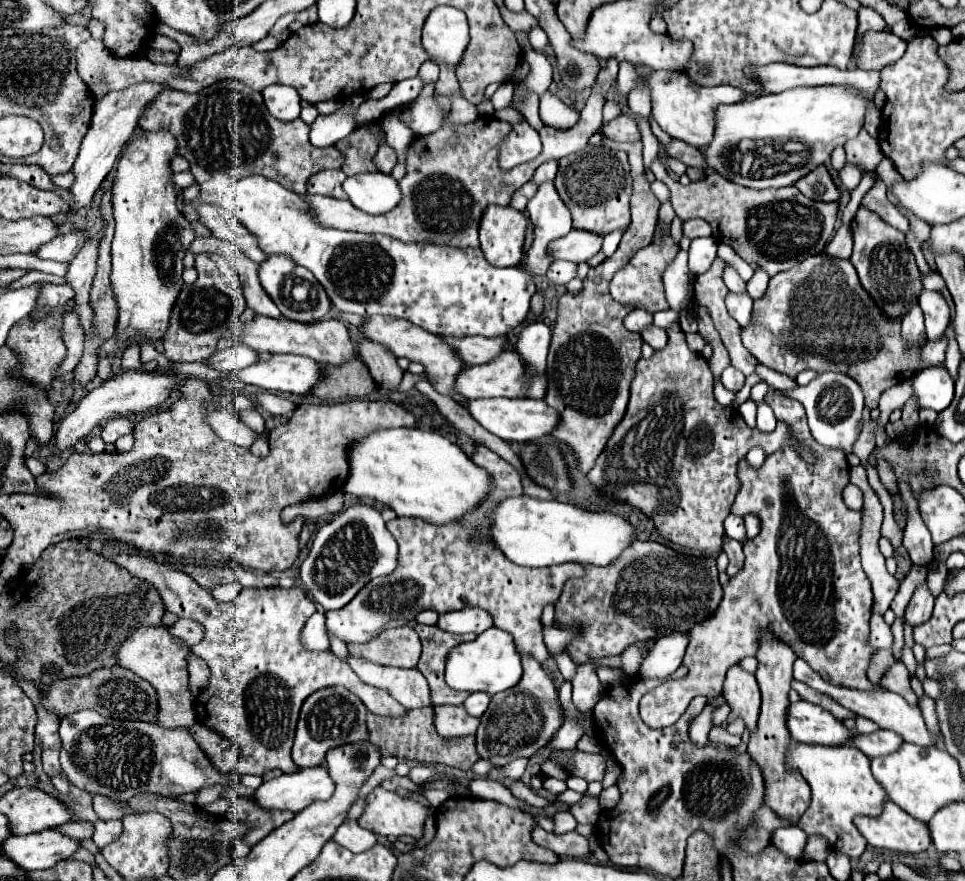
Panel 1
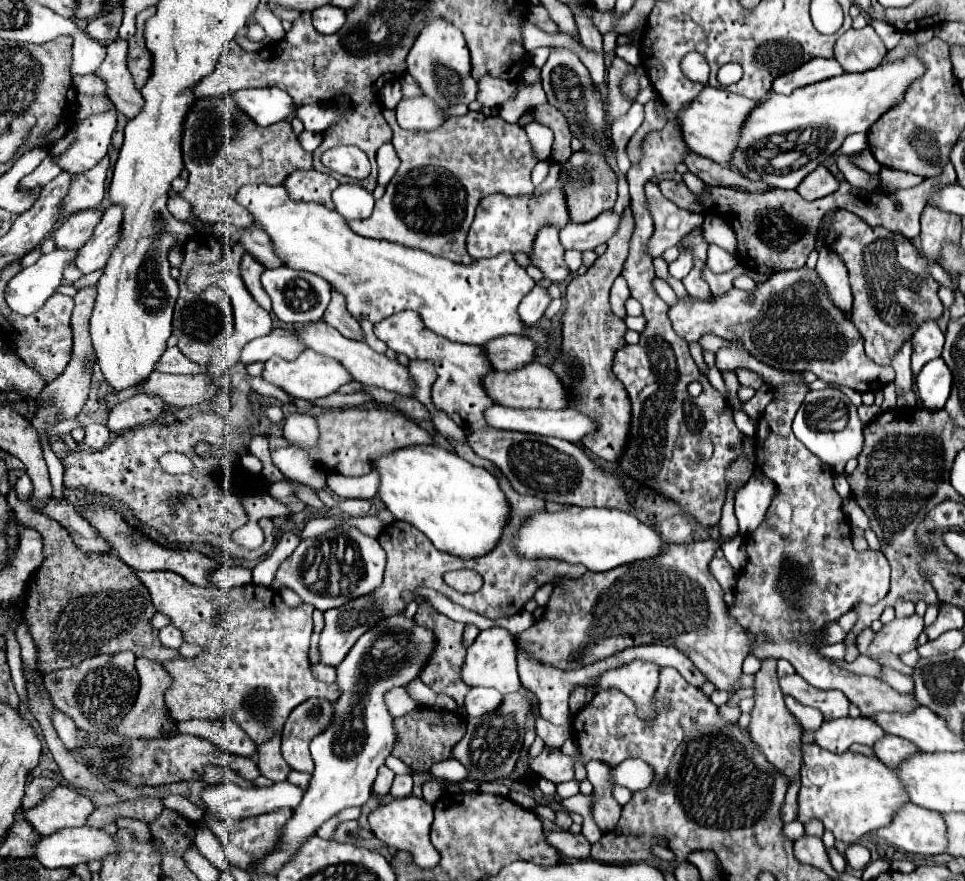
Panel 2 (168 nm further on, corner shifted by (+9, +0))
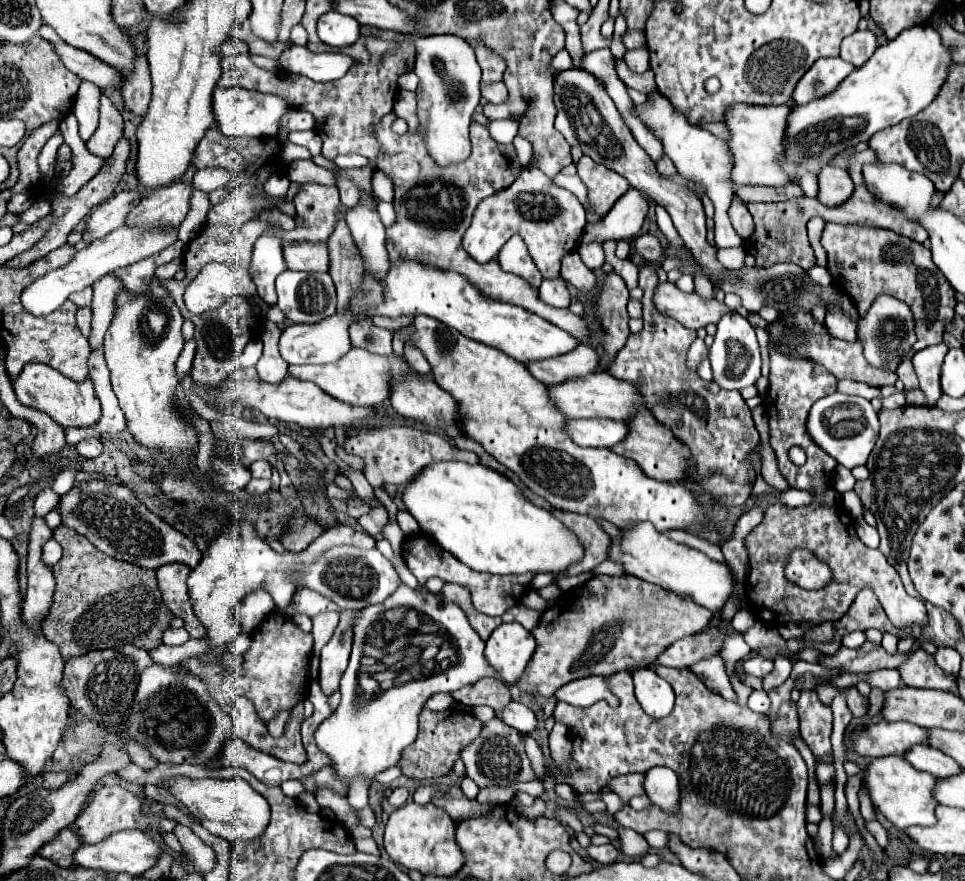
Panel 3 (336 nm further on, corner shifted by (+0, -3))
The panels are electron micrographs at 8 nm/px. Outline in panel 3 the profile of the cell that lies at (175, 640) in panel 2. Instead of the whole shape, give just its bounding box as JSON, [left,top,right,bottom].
[162,627,190,645]

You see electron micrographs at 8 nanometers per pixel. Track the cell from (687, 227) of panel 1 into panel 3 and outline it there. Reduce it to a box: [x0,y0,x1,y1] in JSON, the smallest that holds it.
[632,235,664,263]

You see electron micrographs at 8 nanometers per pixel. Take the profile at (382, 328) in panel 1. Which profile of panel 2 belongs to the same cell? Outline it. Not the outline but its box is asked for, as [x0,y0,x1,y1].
[375,312,627,510]

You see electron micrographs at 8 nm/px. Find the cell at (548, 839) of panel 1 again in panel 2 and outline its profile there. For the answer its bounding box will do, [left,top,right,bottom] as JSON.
[545,830,591,860]

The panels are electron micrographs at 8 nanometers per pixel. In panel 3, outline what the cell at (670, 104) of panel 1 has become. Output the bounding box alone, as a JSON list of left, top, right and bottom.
[726,105,796,187]

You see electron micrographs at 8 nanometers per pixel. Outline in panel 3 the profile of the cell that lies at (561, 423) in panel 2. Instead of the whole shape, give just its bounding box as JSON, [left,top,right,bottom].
[566,419,628,447]

